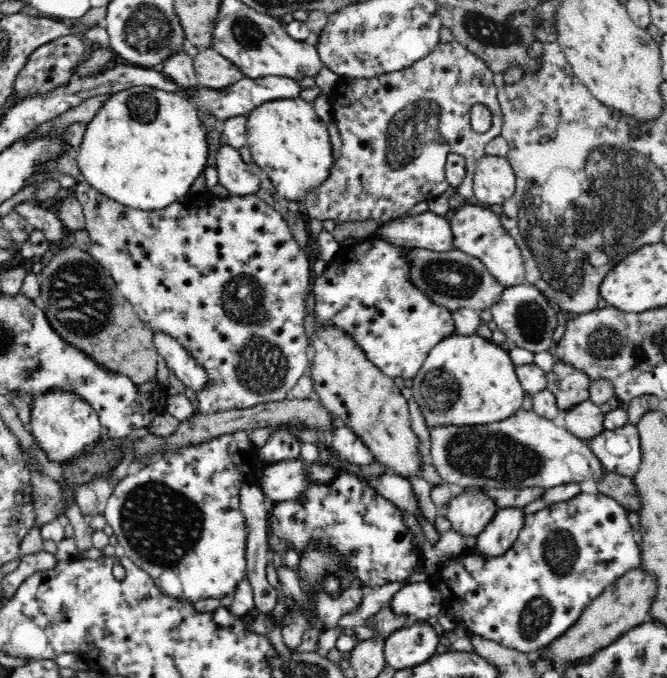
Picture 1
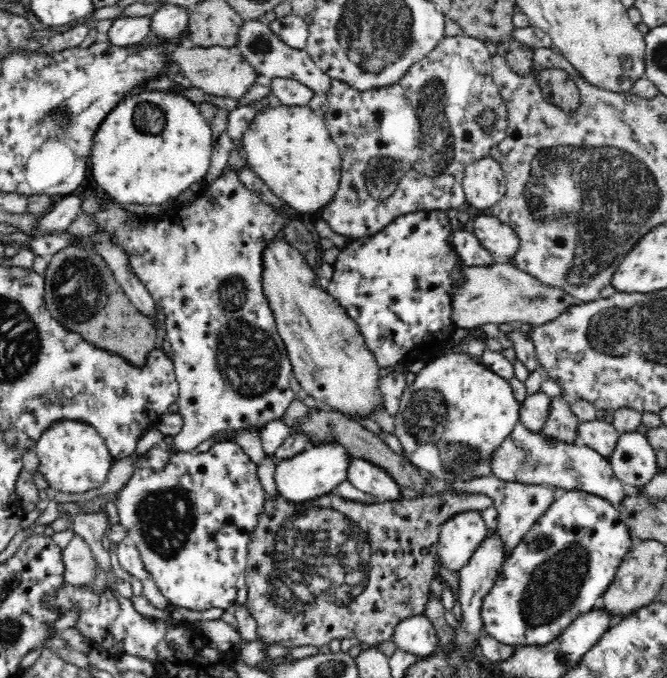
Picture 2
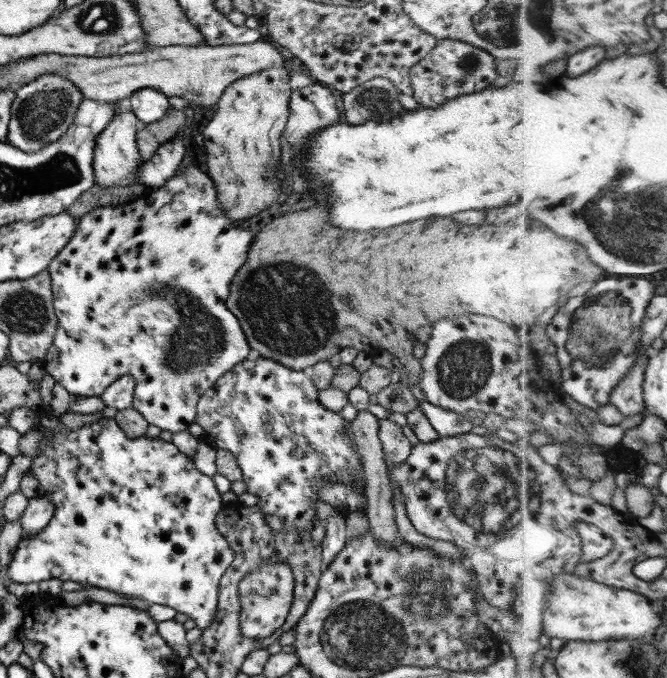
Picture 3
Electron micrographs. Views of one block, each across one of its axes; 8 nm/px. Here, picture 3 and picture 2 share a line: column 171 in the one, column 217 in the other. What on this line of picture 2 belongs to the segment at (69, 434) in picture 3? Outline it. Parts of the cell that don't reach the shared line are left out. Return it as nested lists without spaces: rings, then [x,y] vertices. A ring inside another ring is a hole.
[[[218,441],[214,443],[207,452],[170,452],[170,460],[168,466],[164,470],[153,470],[144,465],[138,466],[136,472],[128,479],[128,482],[116,493],[118,516],[120,517],[119,524],[122,524],[127,530],[127,538],[131,539],[136,545],[140,558],[143,560],[144,568],[150,573],[150,577],[154,581],[160,594],[167,598],[170,605],[175,607],[186,608],[188,610],[210,610],[210,608],[228,609],[236,603],[236,582],[238,576],[242,575],[247,569],[248,544],[250,544],[250,536],[258,526],[260,514],[264,512],[264,502],[267,492],[263,489],[260,478],[258,478],[258,470],[260,466],[254,464],[246,455],[245,451],[234,441]]]

